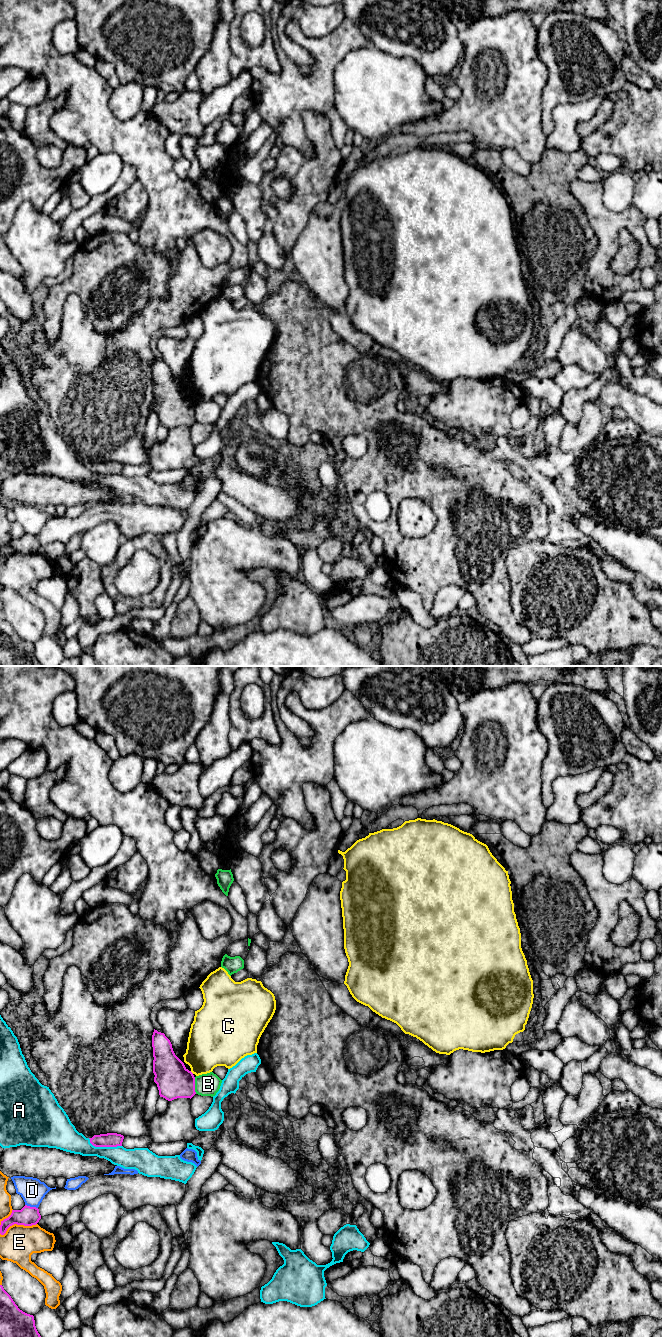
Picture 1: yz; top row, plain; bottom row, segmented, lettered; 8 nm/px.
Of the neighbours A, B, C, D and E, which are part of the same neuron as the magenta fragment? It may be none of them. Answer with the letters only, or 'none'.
none

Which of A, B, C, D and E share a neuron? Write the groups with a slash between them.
A / B / C / D / E

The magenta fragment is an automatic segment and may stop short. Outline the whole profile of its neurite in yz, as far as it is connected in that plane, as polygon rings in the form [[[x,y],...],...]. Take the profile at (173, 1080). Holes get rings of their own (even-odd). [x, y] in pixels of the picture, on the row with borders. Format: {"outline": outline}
{"outline": [[[154,1029],[152,1035],[153,1073],[160,1097],[168,1101],[177,1098],[192,1098],[195,1092],[195,1077],[175,1055],[170,1040],[164,1033]]]}

